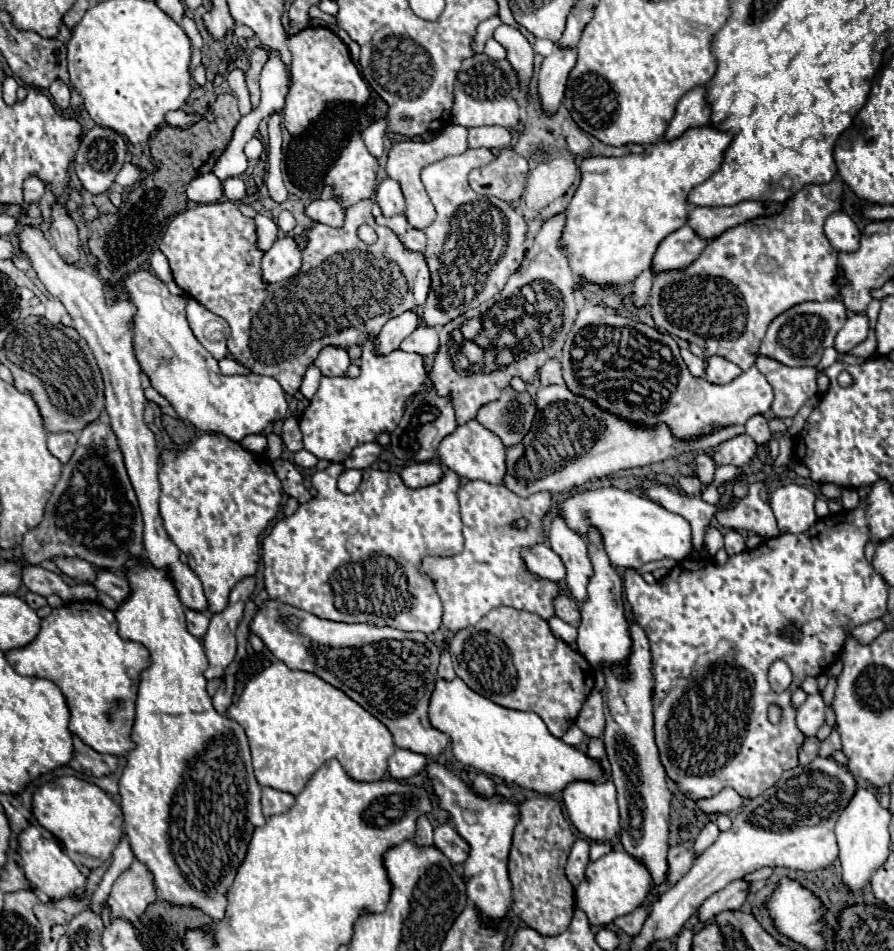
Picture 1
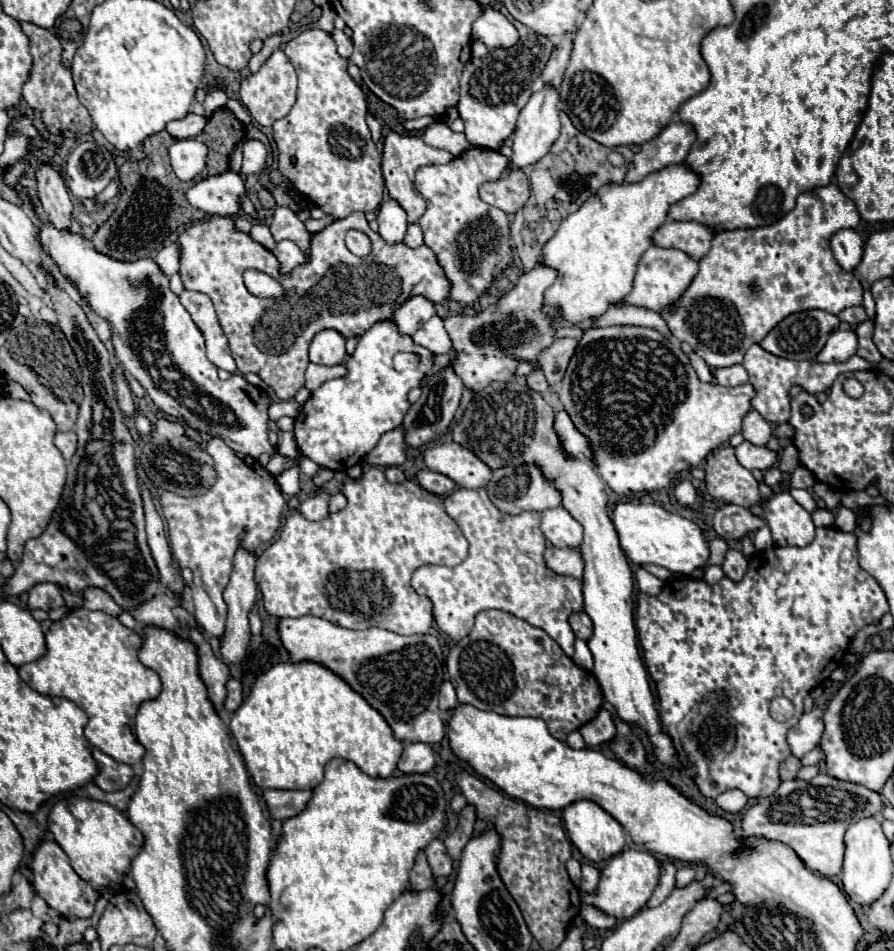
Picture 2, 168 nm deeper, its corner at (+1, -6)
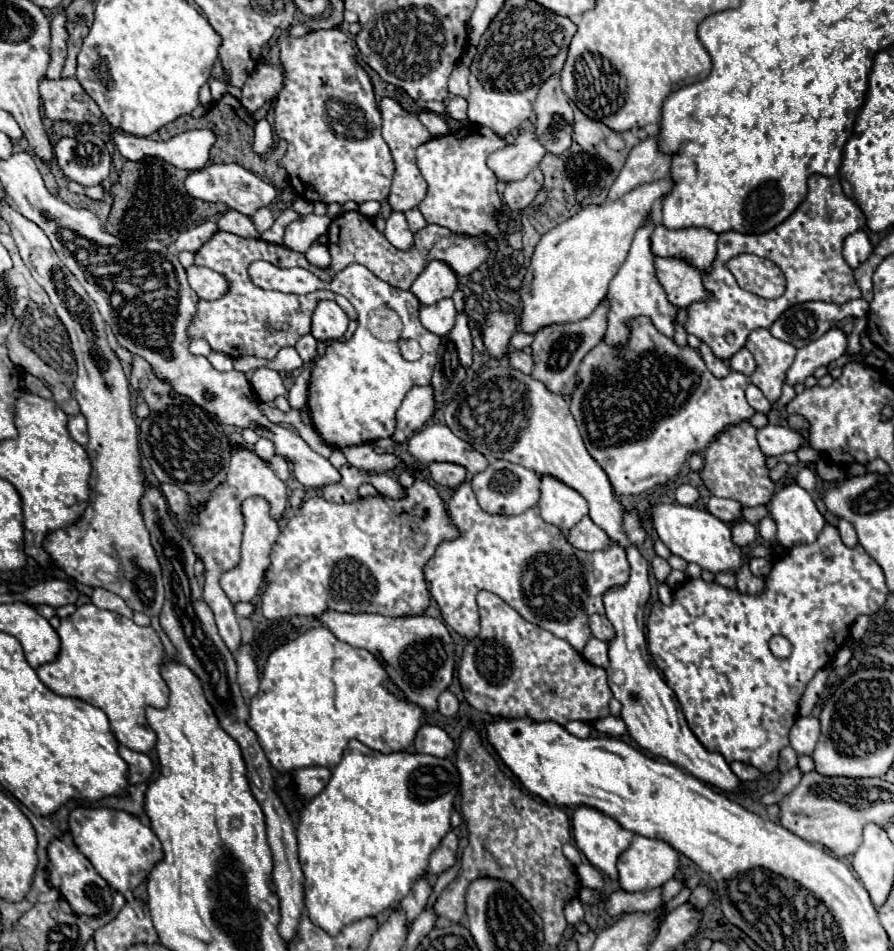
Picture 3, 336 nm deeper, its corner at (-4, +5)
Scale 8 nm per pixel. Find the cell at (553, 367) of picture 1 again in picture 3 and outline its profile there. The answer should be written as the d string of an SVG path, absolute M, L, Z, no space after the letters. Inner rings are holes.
M513 350L509 354L509 362L511 362L513 368L517 368L517 370L521 370L525 374L531 374L533 372L533 364L535 364L533 356L529 356L529 354L521 352L521 350Z

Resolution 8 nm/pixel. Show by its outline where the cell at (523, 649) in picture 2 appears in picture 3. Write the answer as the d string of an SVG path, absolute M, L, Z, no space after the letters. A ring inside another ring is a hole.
M481 590L477 604L481 630L477 638L467 642L457 664L459 684L473 708L491 716L555 720L561 726L571 720L595 722L609 716L609 700L613 694L603 668L589 664L565 640L523 620L523 616L499 596Z

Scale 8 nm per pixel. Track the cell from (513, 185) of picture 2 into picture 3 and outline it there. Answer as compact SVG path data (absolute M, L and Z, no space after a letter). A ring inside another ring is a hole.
M533 168L523 180L507 182L505 192L503 192L503 202L511 210L523 210L529 202L533 202L541 186L543 186L543 174L539 168Z

